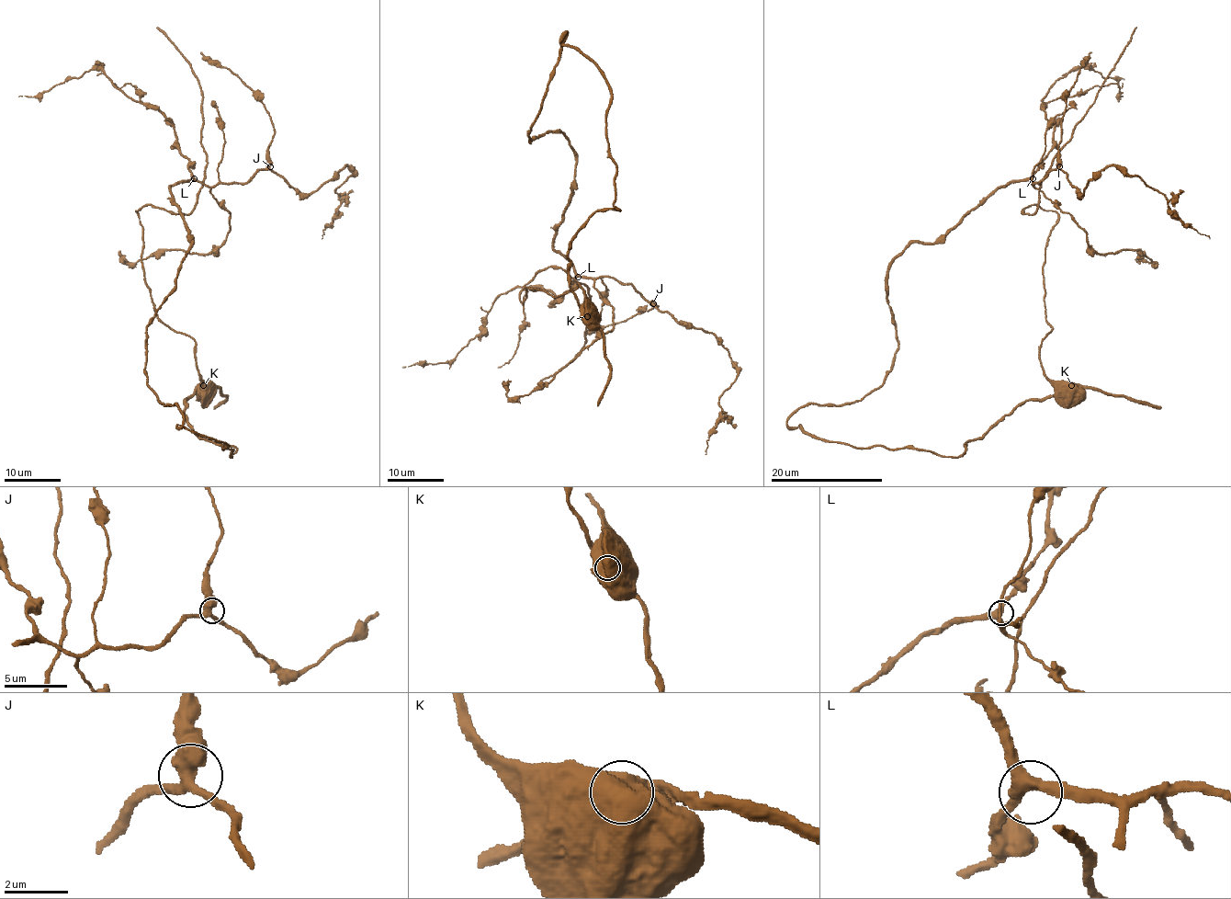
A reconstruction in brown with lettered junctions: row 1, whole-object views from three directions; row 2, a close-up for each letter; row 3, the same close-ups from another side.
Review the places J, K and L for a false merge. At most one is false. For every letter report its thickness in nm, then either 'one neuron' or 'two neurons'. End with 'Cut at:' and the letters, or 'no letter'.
J: 440 nm | one neuron
K: 1250 nm | two neurons
L: 400 nm | one neuron
Cut at: K

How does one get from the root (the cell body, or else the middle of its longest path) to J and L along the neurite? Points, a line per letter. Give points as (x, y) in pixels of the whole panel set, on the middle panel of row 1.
J: (589, 315), (568, 244), (620, 210), (610, 89), (565, 31), (529, 134), (575, 156), (554, 249), (653, 303)
L: (589, 315), (568, 244), (620, 210), (610, 89), (565, 31), (529, 141), (573, 152), (554, 249), (578, 277)

